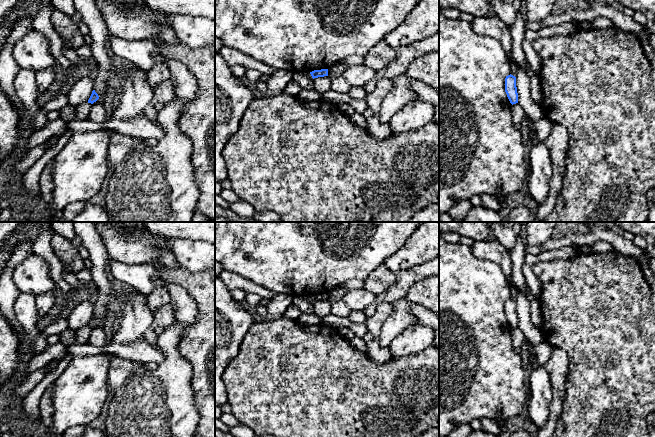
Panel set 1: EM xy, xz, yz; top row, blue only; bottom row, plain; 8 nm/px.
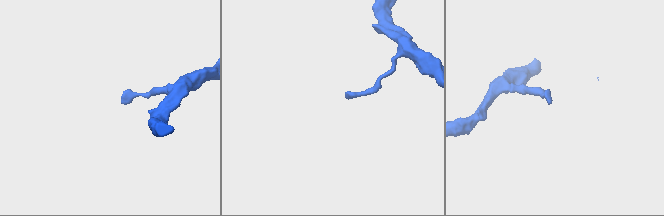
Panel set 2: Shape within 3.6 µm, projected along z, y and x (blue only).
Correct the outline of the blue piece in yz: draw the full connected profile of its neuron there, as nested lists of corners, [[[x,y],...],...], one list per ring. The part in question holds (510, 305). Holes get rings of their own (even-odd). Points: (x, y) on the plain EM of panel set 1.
[[[511,298],[505,302],[505,316],[512,329],[518,327],[516,301]]]

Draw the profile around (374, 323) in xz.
[[[382,303],[376,306],[374,314],[367,318],[365,323],[367,325],[368,331],[373,335],[374,339],[379,340],[380,330],[385,319],[391,315],[391,312],[391,304]]]

